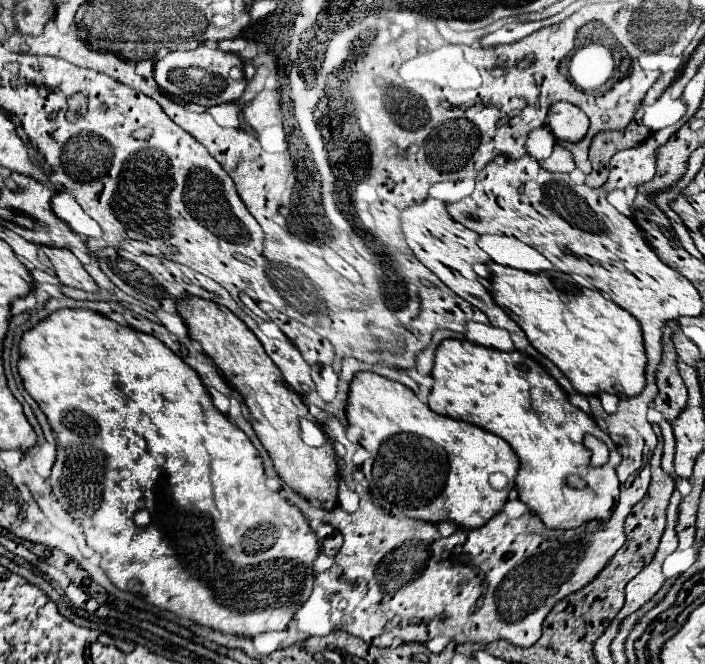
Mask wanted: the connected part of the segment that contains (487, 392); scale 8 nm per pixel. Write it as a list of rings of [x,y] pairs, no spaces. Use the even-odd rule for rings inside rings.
[[[444,340],[436,350],[434,370],[432,370],[434,386],[428,396],[430,410],[450,416],[454,420],[464,420],[474,426],[480,426],[500,438],[504,438],[512,450],[516,452],[520,460],[520,470],[516,476],[516,490],[524,504],[530,506],[534,514],[540,516],[546,528],[550,530],[568,530],[578,528],[582,524],[588,524],[592,520],[608,520],[612,516],[612,508],[618,500],[618,476],[616,466],[620,464],[620,454],[616,450],[616,444],[610,440],[610,436],[600,430],[594,418],[590,418],[580,408],[574,408],[560,388],[560,384],[532,358],[514,352],[500,352],[496,348],[486,348],[478,344],[470,344],[468,340]],[[584,434],[592,434],[600,440],[604,440],[610,448],[610,462],[590,470],[590,452],[582,446]],[[580,474],[586,480],[584,488],[570,488],[566,484],[566,476]]]

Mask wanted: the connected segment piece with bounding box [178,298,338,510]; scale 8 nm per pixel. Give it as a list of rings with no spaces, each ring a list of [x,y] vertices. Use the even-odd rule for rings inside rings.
[[[184,298],[178,302],[178,314],[184,318],[190,338],[202,344],[204,352],[248,404],[252,414],[250,424],[262,446],[268,450],[280,478],[306,500],[318,500],[322,508],[334,510],[338,506],[338,464],[334,444],[326,442],[322,448],[312,448],[302,442],[298,418],[308,418],[310,412],[300,394],[284,382],[278,366],[268,358],[256,334],[228,308],[218,306],[212,300]]]

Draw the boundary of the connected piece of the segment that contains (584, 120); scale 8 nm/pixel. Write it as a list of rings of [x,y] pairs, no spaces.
[[[556,102],[548,114],[548,126],[558,140],[580,142],[590,128],[590,120],[578,106],[570,102]]]

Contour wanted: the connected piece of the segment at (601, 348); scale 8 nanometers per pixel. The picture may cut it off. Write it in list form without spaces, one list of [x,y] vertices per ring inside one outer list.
[[[492,262],[490,270],[494,300],[510,312],[514,322],[526,332],[530,344],[552,360],[580,394],[596,396],[608,392],[624,398],[642,392],[648,360],[640,322],[630,312],[606,300],[598,290],[576,284],[564,272],[532,274],[496,262]]]

